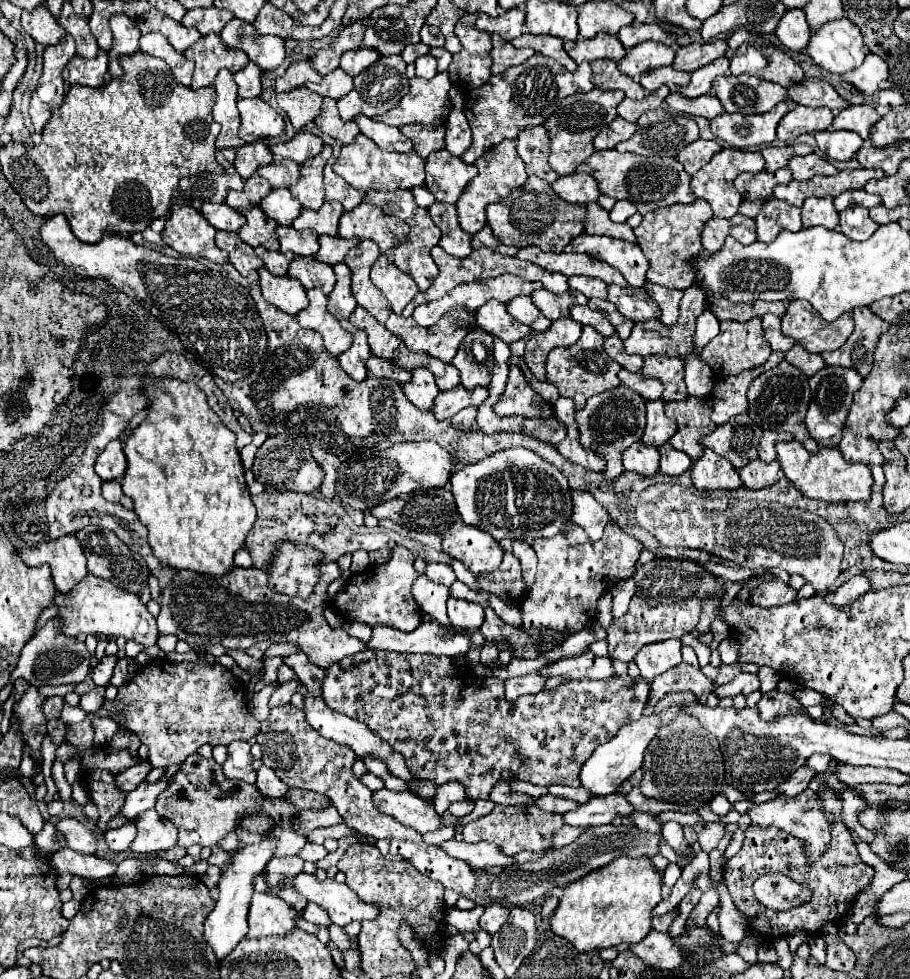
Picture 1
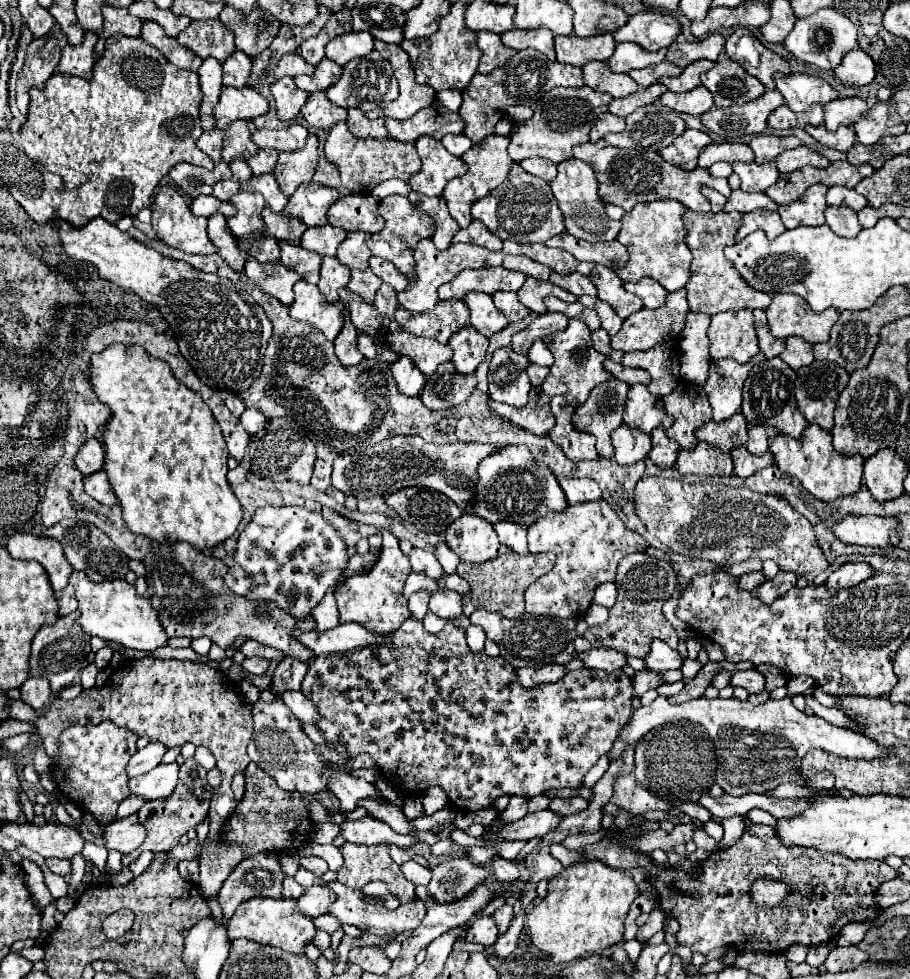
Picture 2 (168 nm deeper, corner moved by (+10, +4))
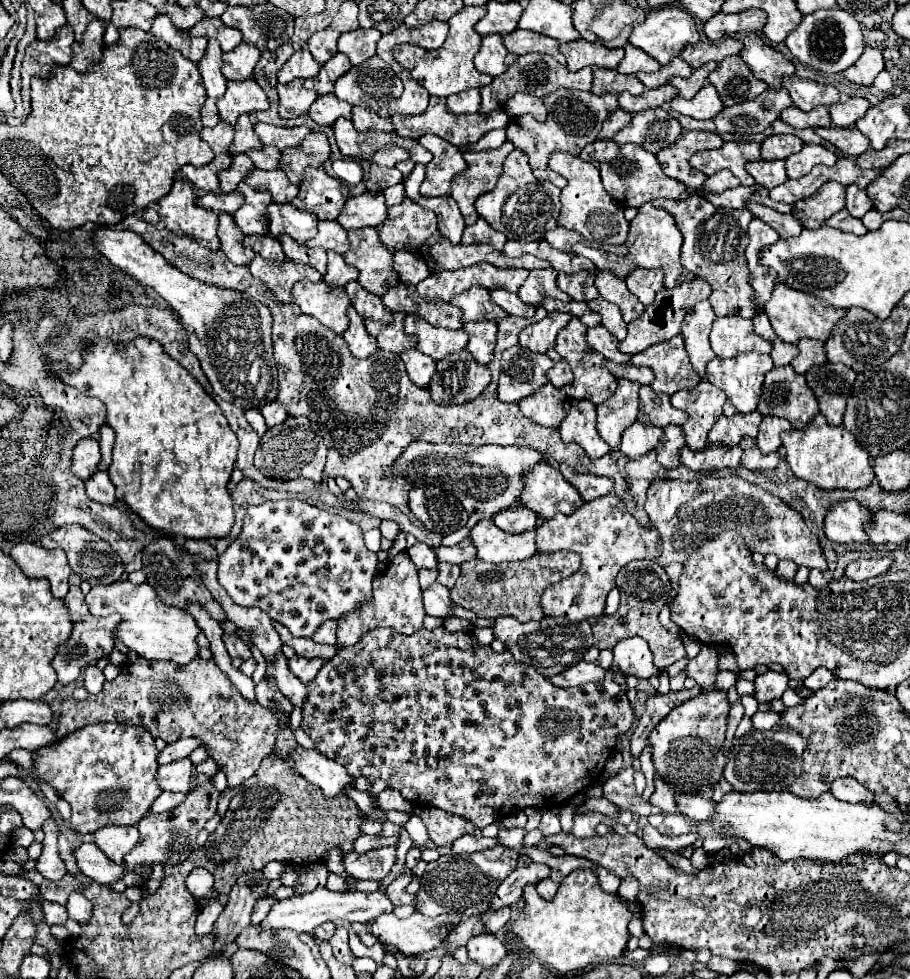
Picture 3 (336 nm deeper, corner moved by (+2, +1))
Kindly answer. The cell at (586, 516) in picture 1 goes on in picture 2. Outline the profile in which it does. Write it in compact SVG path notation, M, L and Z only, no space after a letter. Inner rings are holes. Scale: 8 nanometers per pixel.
M560 477L558 479L562 491L566 493L568 505L584 503L584 501L598 501L602 497L600 487L594 483L594 479L568 479Z

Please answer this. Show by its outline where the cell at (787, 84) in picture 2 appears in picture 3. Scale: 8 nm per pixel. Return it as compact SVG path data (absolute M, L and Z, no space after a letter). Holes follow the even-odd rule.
M784 76L782 86L790 92L792 102L802 112L810 112L816 106L832 106L840 100L840 94L834 86L820 84L814 80L804 80L798 76Z

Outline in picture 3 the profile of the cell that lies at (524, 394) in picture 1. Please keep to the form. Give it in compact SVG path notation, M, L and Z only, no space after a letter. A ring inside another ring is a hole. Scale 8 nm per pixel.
M512 346L502 354L502 370L498 380L498 398L502 402L520 402L528 394L548 384L548 370L554 362L546 354L530 352L522 346Z

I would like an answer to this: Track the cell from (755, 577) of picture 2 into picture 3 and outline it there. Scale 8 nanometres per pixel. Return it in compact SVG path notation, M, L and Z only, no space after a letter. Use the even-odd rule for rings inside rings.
M780 562L776 568L776 576L782 580L792 580L796 570L798 570L798 566L794 562Z

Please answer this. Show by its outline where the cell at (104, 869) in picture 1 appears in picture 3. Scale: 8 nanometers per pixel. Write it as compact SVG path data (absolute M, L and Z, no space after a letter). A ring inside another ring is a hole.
M53 818L48 819L43 825L45 834L42 842L42 854L38 858L36 870L48 878L48 880L62 880L66 876L66 866L64 860L58 854L58 826Z

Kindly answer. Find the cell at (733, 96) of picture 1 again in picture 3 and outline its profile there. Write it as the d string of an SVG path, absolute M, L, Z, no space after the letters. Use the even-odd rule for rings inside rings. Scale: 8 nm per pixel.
M728 56L722 60L718 68L708 76L708 80L718 90L724 106L754 100L764 90L768 90L768 86L750 72L740 56Z

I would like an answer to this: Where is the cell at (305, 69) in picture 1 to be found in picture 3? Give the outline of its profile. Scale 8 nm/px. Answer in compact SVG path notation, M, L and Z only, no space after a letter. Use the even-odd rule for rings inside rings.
M298 50L278 72L278 82L288 84L294 78L312 78L320 72L320 64L308 54L308 50Z

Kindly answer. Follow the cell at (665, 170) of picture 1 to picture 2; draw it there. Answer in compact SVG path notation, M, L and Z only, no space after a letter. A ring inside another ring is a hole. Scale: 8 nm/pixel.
M604 139L596 143L584 143L574 147L574 157L580 161L590 163L598 177L598 195L612 205L620 205L624 211L630 211L636 203L642 201L660 201L660 199L676 199L692 211L710 211L710 201L704 197L702 187L712 187L720 191L724 197L730 195L730 187L726 179L716 179L708 173L708 169L694 169L682 171L666 163L658 153L652 151L634 151L634 149L614 149L606 145Z

